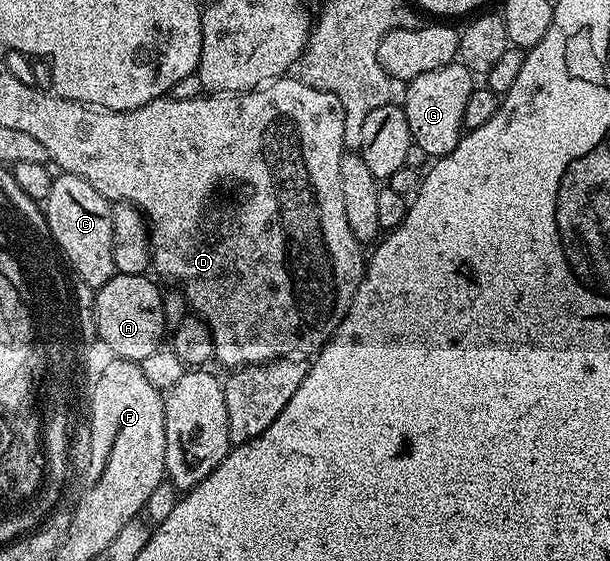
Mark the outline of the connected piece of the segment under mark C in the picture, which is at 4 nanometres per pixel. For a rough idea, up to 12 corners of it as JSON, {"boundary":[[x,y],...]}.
{"boundary":[[70,172],[43,202],[94,290],[117,272],[110,201]]}

